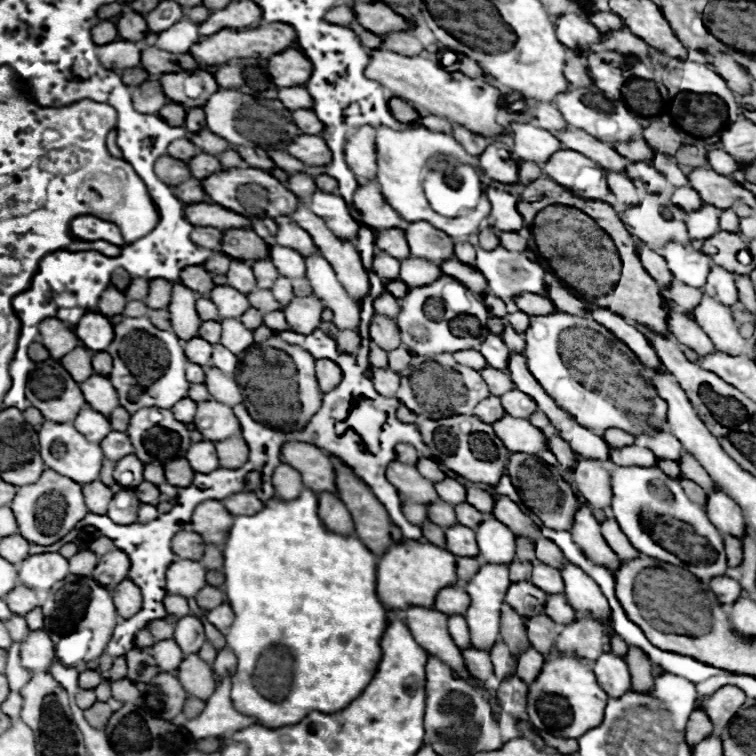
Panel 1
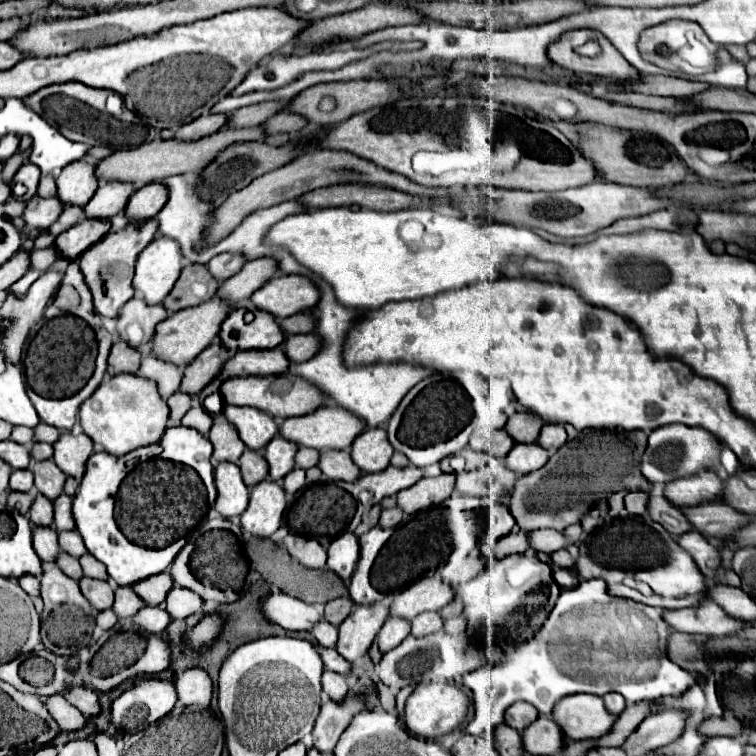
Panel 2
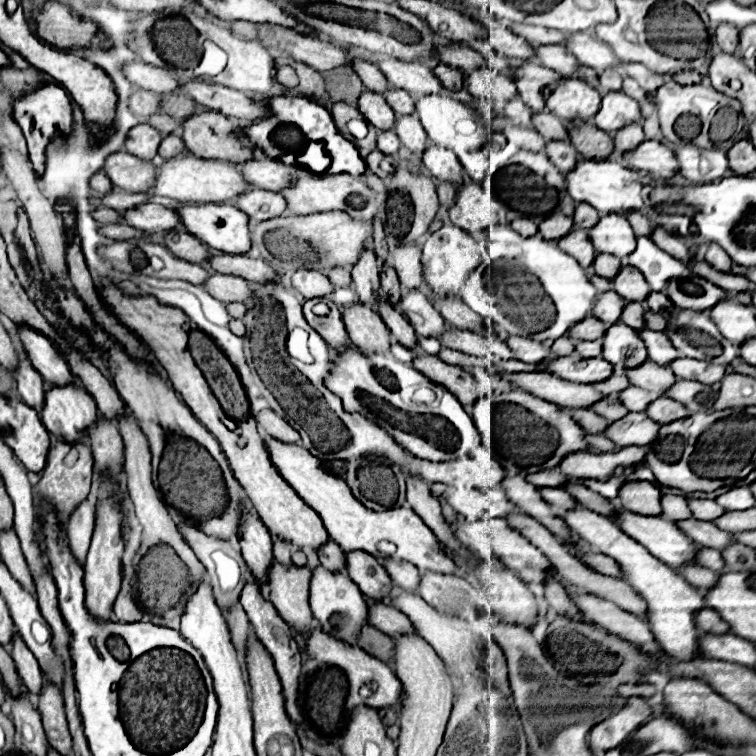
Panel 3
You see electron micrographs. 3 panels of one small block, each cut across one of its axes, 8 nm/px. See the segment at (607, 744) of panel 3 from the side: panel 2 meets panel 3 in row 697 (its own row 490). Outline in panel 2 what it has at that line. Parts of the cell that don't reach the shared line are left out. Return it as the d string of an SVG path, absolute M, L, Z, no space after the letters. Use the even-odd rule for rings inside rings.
M632 490L624 502L626 502L626 510L630 514L638 514L642 516L646 512L646 500L648 500L648 494L646 492L640 492L640 490Z

